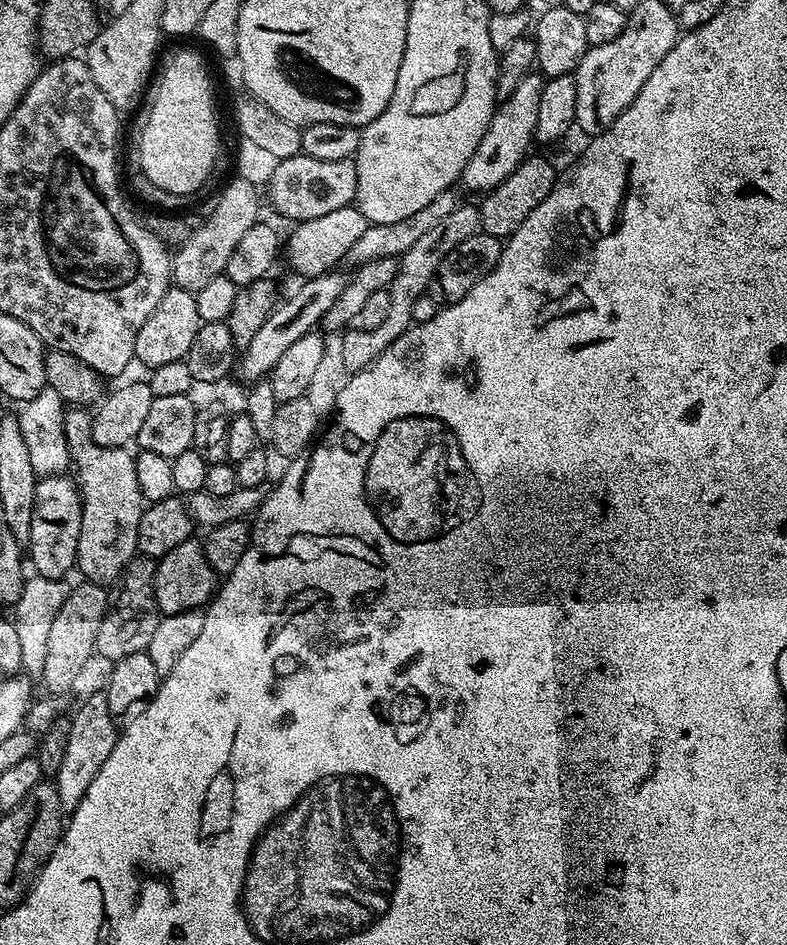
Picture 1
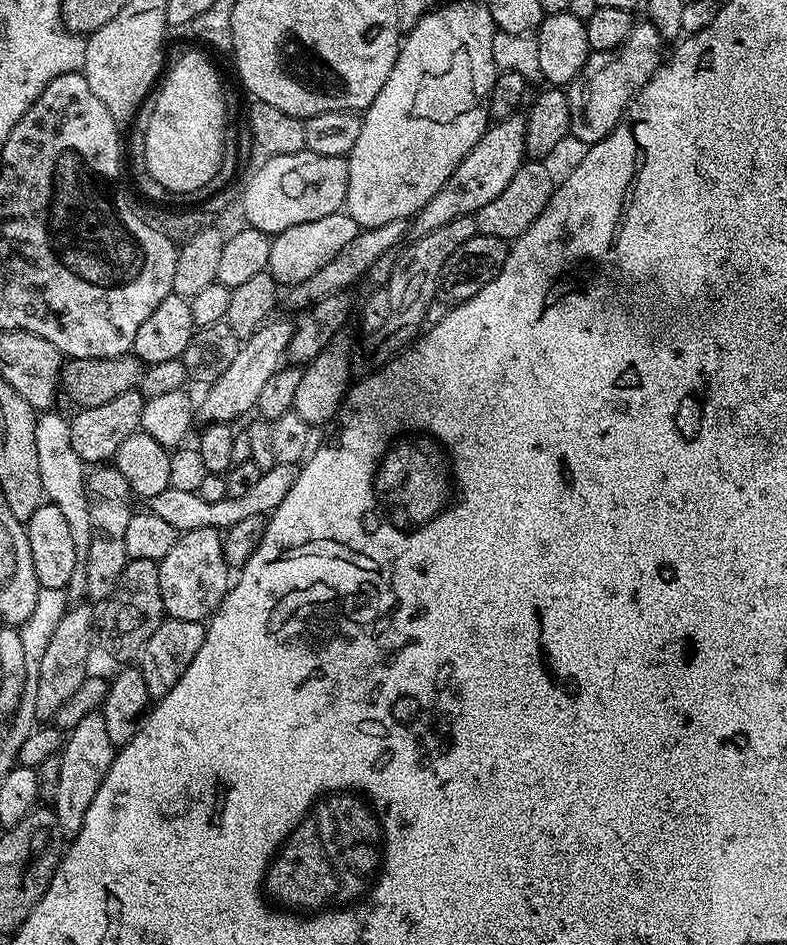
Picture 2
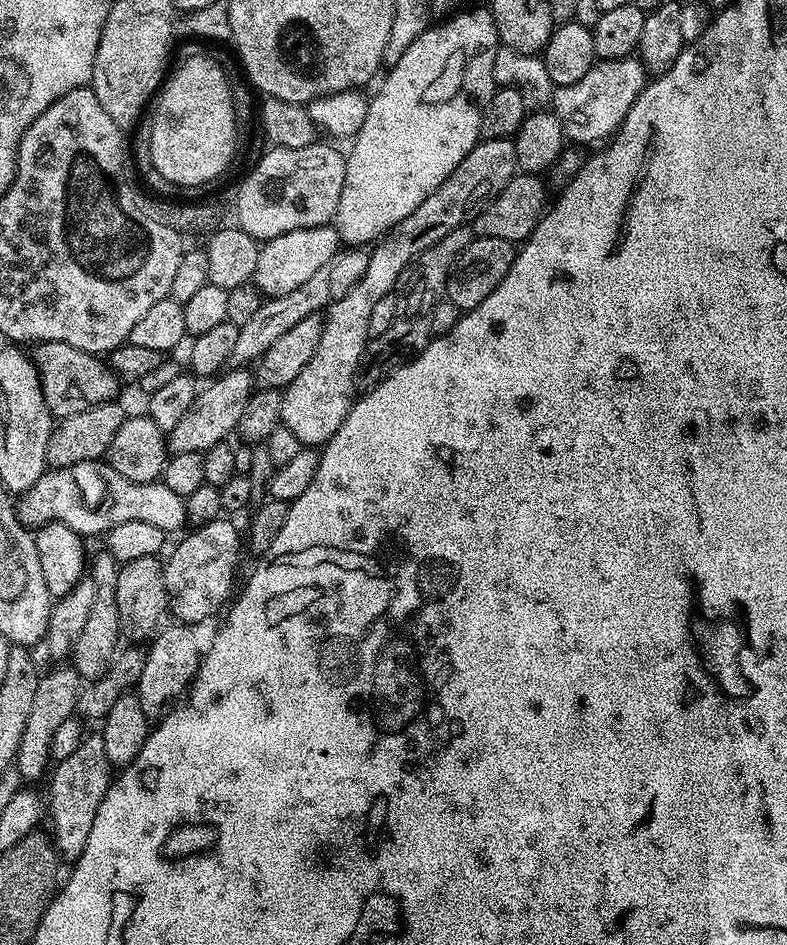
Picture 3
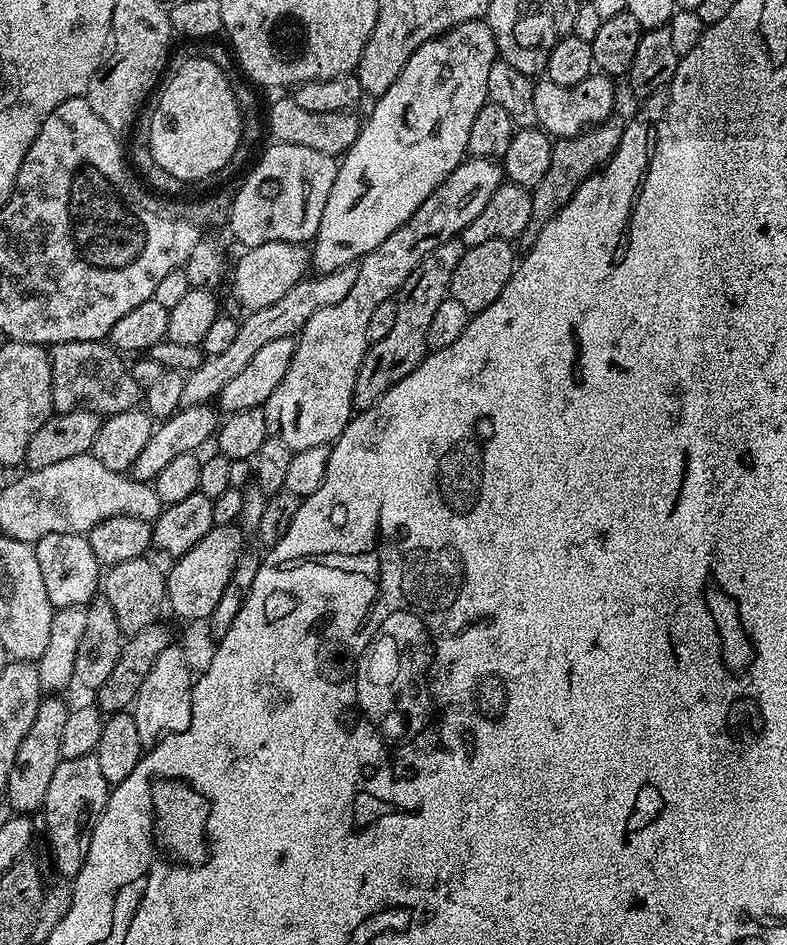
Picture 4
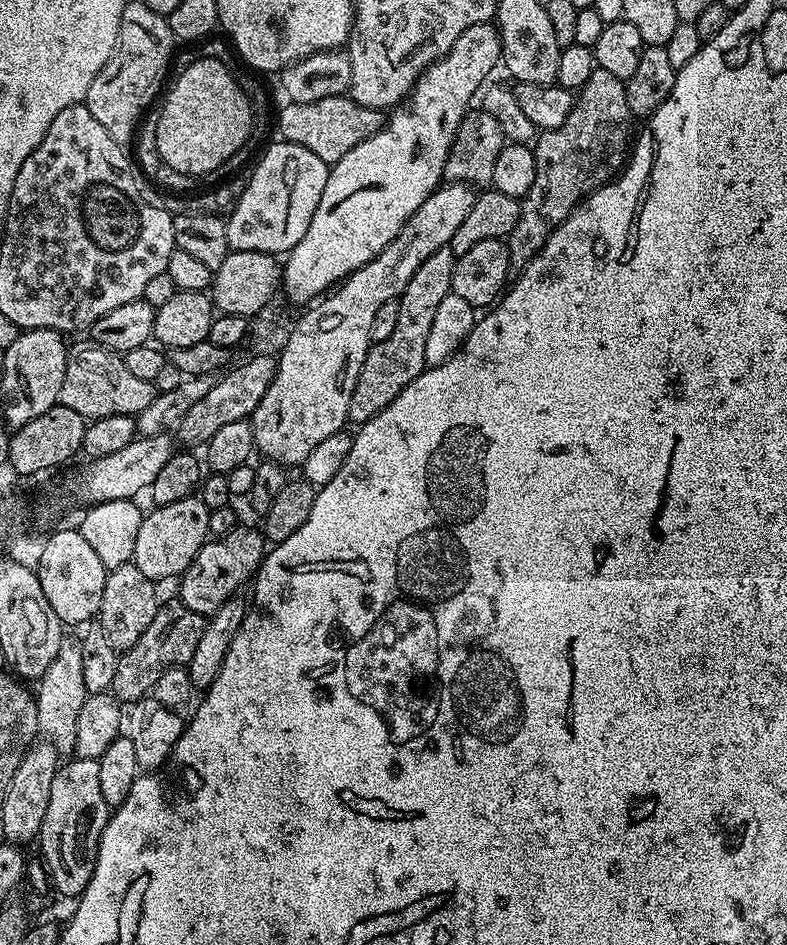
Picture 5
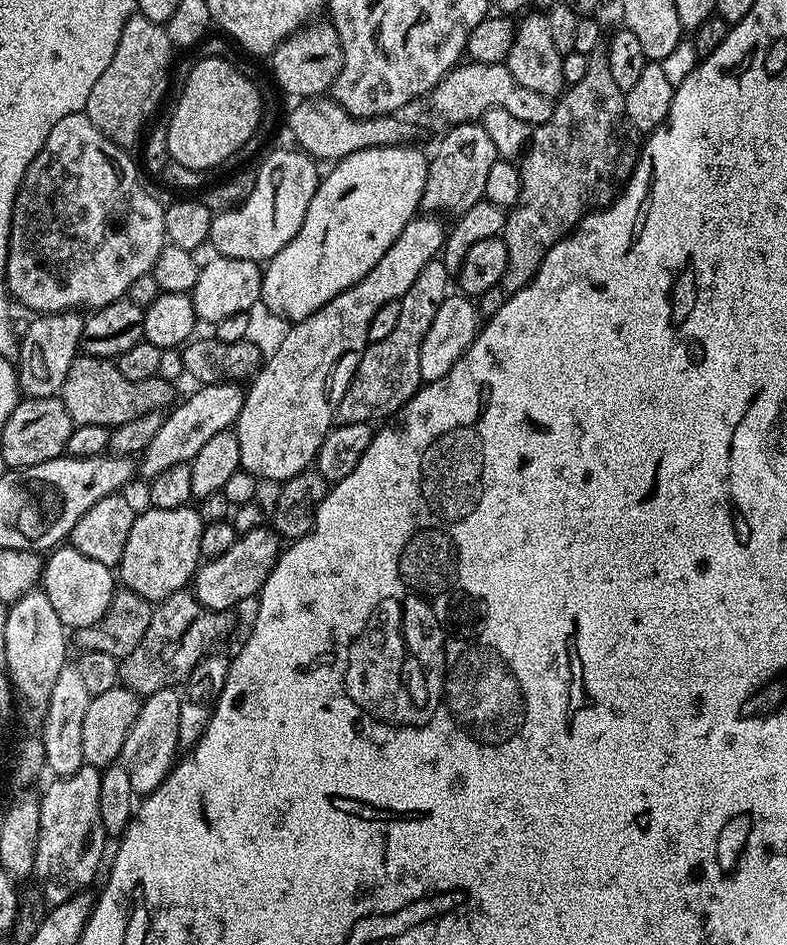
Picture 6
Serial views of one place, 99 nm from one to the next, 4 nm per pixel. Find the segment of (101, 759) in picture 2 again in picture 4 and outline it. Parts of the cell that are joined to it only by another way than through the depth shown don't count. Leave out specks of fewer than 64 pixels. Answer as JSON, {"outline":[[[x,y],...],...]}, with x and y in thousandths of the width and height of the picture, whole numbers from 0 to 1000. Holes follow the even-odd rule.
{"outline":[[[119,798],[78,804],[74,815],[69,815],[64,836],[58,836],[53,865],[61,879],[61,893],[66,896],[66,910],[79,926],[94,929],[104,921],[119,874],[132,859],[139,837],[140,831],[135,823],[130,823],[130,814],[125,812],[125,802]]]}

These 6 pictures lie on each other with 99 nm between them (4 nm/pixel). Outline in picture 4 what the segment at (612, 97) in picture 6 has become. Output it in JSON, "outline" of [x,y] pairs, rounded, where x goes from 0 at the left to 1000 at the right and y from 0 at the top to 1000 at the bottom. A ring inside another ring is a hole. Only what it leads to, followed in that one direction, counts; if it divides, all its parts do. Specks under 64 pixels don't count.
{"outline":[[[774,125],[767,128],[766,131],[756,131],[753,135],[746,135],[743,140],[736,140],[733,144],[724,144],[720,146],[712,146],[705,149],[701,153],[701,166],[699,167],[699,180],[694,180],[693,186],[689,187],[689,193],[684,193],[684,197],[679,200],[675,200],[676,204],[676,234],[671,236],[671,241],[668,244],[666,244],[663,254],[667,259],[673,260],[681,253],[684,252],[684,248],[689,243],[689,239],[694,235],[699,235],[705,231],[706,228],[710,226],[710,224],[717,221],[719,218],[719,214],[724,214],[724,210],[732,204],[734,201],[734,197],[746,188],[746,186],[751,186],[753,182],[759,181],[764,176],[769,175],[773,172],[773,168],[781,163],[781,161],[785,159],[785,150],[790,146],[790,142],[793,141],[792,134],[785,130],[784,132],[781,131],[781,126]]]}

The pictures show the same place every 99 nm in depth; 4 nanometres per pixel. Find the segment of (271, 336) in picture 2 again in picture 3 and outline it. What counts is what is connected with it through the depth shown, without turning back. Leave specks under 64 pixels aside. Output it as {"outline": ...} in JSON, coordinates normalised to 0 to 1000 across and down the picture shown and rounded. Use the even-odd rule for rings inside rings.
{"outline":[[[300,387],[296,394],[286,393],[268,403],[266,411],[255,410],[249,417],[249,424],[236,434],[226,451],[212,458],[211,470],[220,479],[252,478],[267,476],[277,468],[290,466],[295,456],[305,453],[305,444],[323,418],[323,398],[314,388]]]}

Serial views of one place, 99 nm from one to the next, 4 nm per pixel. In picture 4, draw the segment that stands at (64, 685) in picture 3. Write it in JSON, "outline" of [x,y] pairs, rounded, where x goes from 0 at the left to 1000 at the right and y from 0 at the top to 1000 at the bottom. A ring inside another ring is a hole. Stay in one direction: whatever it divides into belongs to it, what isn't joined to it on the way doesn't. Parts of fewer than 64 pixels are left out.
{"outline":[[[71,734],[52,740],[48,756],[43,756],[43,764],[33,781],[28,781],[28,789],[23,789],[23,798],[18,802],[18,811],[13,815],[8,850],[20,861],[46,861],[56,854],[58,836],[64,836],[64,826],[69,823],[69,815],[76,810],[79,794],[79,772],[84,768],[88,746],[76,742]]]}

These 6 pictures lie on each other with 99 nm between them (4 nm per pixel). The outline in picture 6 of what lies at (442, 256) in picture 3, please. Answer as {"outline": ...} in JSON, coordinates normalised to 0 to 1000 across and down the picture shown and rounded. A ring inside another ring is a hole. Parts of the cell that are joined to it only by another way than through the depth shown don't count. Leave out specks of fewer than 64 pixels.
{"outline":[[[555,273],[536,281],[521,307],[507,316],[506,345],[501,345],[501,350],[490,358],[469,363],[463,369],[455,392],[440,417],[435,417],[435,425],[429,425],[427,449],[465,449],[478,447],[482,440],[497,441],[536,410],[531,375],[536,375],[536,358],[541,358],[541,349],[551,342],[557,324],[572,312],[569,296],[572,289],[563,274]]]}

